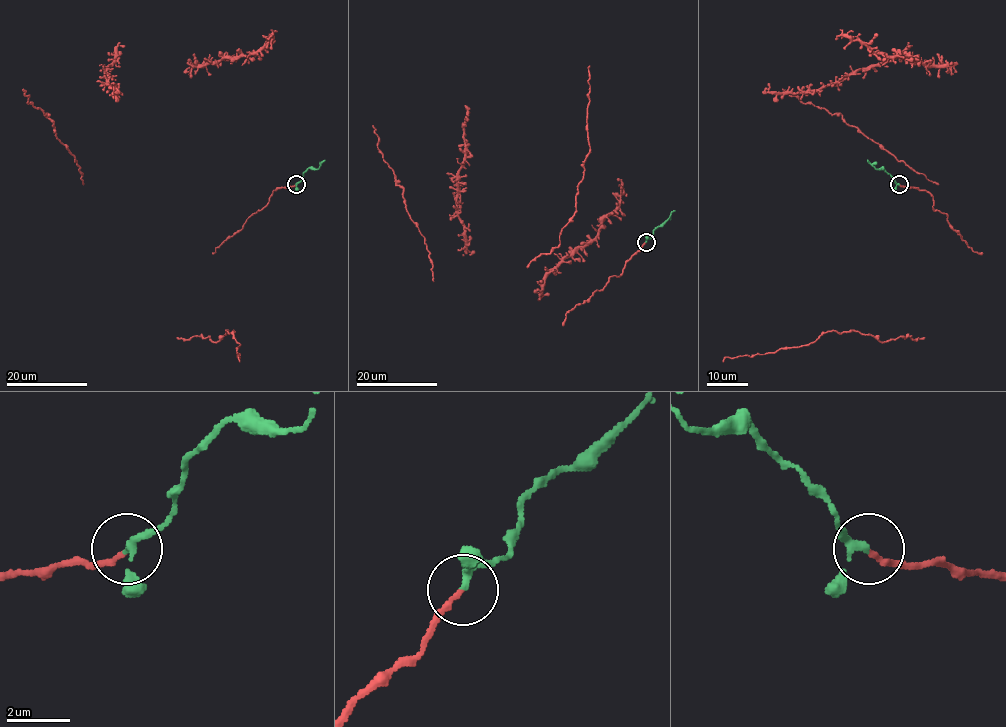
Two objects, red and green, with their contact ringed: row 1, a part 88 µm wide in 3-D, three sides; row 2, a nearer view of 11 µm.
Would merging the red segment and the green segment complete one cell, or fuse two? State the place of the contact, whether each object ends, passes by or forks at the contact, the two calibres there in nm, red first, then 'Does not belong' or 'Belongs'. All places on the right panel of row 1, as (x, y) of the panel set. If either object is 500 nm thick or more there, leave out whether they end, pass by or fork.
Place: (899, 184). At the ring red ends. At the ring green passes by. Thickness 150 nm (red) against 190 nm. Belongs

